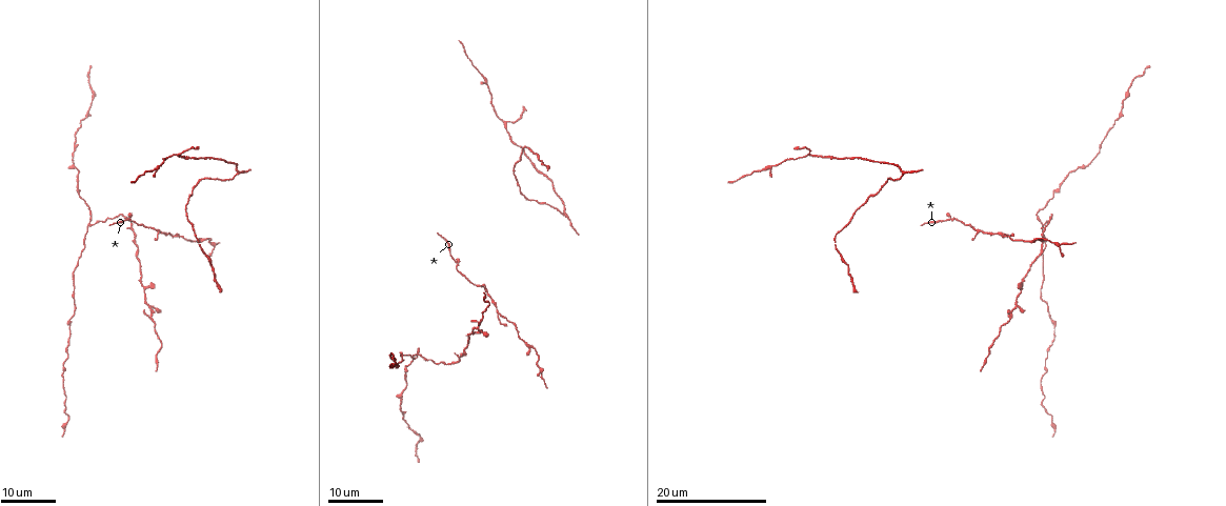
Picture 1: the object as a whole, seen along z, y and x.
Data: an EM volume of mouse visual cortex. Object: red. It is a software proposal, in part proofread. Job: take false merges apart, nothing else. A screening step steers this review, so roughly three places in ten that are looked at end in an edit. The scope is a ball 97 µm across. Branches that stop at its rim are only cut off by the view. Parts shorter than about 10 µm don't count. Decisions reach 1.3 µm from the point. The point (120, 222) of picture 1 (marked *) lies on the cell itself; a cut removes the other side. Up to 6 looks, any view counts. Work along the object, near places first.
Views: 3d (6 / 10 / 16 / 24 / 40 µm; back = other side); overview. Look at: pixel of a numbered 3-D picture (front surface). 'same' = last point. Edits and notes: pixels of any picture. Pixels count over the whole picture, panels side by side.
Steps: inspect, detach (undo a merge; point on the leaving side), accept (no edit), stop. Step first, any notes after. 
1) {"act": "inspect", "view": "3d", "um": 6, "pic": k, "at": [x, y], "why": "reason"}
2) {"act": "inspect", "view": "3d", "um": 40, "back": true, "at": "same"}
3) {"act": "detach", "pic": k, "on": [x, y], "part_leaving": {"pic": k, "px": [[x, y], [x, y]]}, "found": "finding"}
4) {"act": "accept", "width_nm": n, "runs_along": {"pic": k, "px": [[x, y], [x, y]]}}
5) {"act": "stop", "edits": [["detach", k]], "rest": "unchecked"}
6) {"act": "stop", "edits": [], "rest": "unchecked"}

{"act": "inspect", "view": "3d", "um": 24, "pic": 1, "at": [194, 189]}

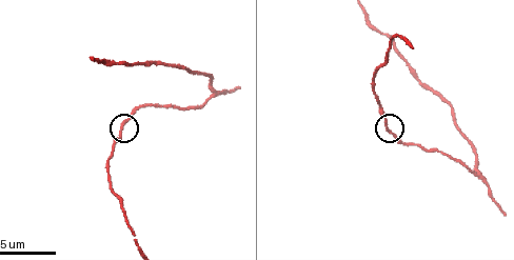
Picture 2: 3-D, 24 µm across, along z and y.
{"act": "inspect", "view": "3d", "um": 6, "pic": 2, "at": [121, 130]}

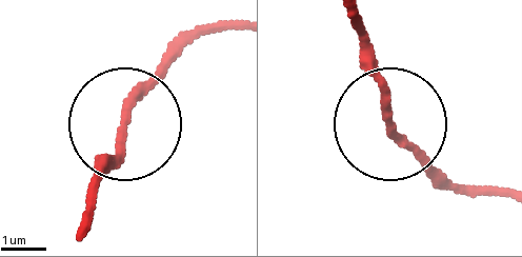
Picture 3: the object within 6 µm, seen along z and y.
{"act": "accept", "width_nm": 170, "found": "continuous, no second cell"}

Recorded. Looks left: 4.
{"act": "inspect", "view": "3d", "um": 16, "pic": 1, "at": [174, 235], "why": "thin arm on a thick one"}

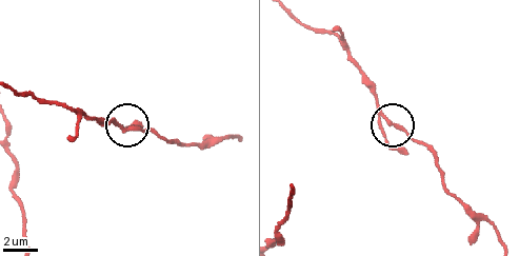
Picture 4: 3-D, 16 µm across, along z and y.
{"act": "inspect", "view": "3d", "um": 6, "pic": 4, "at": [386, 122], "why": "closer look"}

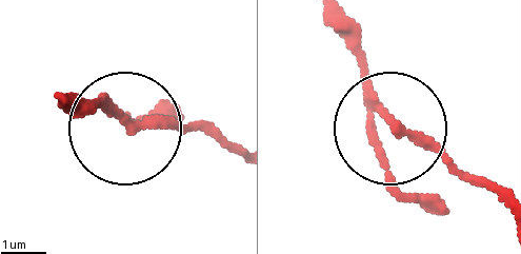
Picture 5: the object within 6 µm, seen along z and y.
{"act": "accept", "arms": 3, "runs_along": {"pic": 5, "px": [[333, 22], [378, 113], [477, 177]]}, "found": "all the same cell"}

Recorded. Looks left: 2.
{"act": "inspect", "view": "3d", "um": 24, "pic": 1, "at": [1034, 239], "why": "small branch off a trunk"}

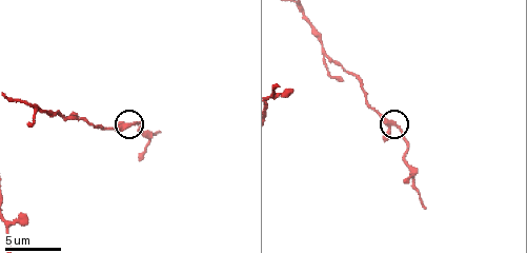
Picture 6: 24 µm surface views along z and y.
{"act": "inspect", "view": "3d", "um": 10, "pic": 6, "at": [129, 124], "why": "zoom in"}

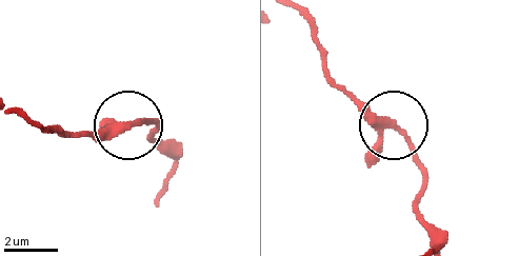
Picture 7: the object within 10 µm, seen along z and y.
{"act": "accept", "arms": 3, "runs_along": {"pic": 7, "px": [[295, 10], [330, 77], [404, 138], [424, 177]]}, "found": "one cell here"}

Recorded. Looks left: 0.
{"act": "stop", "edits": [], "rest": "unchecked"}

